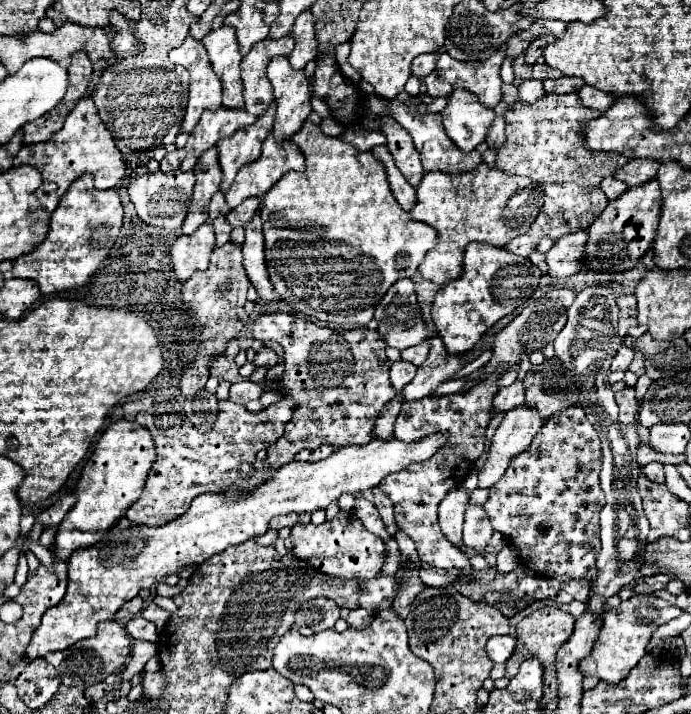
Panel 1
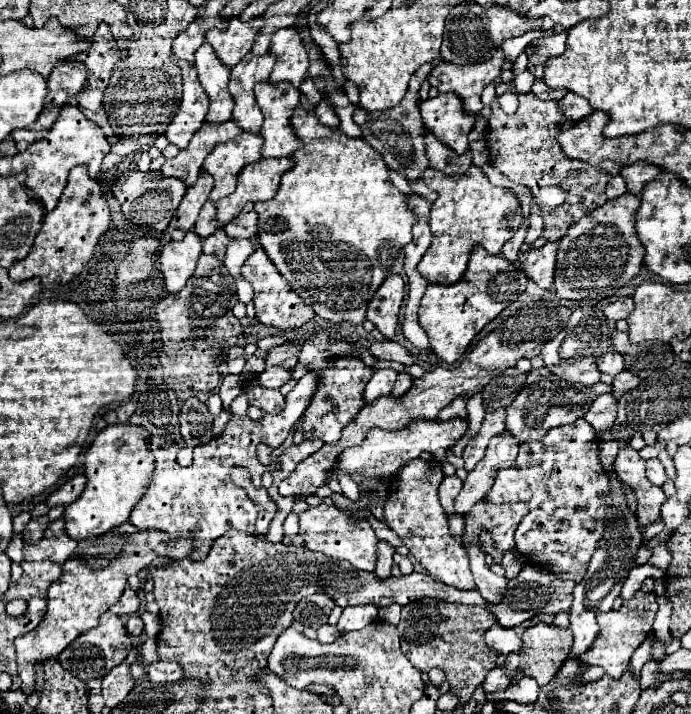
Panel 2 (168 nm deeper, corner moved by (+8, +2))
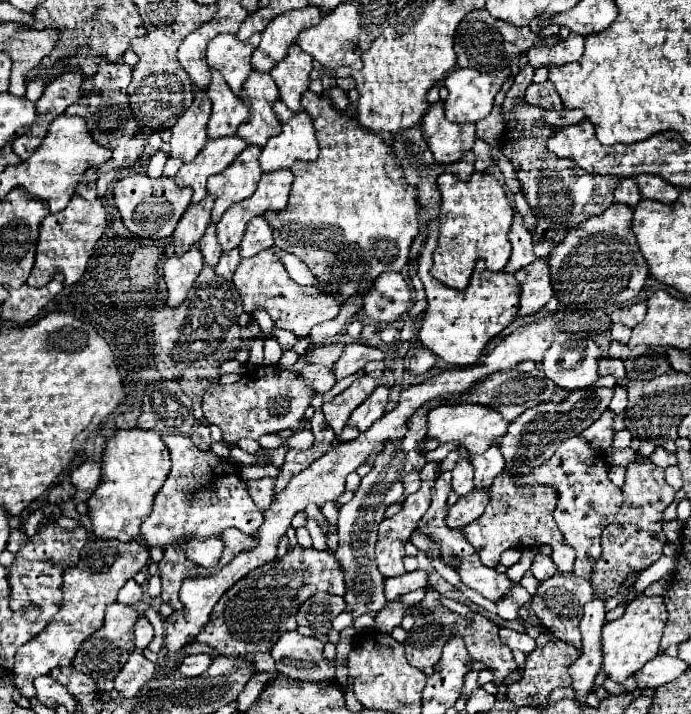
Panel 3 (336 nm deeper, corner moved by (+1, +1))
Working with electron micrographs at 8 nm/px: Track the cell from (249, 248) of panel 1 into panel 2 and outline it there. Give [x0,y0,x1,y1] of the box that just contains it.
[240,249,316,331]

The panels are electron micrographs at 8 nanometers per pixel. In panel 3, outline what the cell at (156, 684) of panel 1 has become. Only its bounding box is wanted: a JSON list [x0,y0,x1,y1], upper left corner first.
[177,654,211,678]

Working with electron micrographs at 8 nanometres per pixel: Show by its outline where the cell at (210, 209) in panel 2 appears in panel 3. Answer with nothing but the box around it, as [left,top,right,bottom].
[199,222,221,266]

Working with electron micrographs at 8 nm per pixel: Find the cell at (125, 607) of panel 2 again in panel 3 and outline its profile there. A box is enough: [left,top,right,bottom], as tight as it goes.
[117,580,143,606]

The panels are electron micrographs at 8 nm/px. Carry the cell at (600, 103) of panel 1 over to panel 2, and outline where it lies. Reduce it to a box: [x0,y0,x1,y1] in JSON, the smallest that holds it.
[558,93,592,121]

